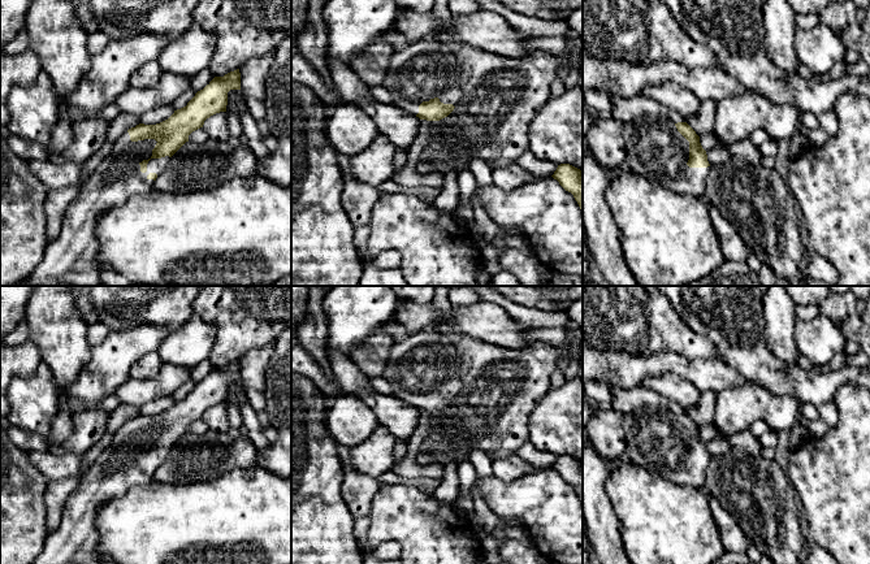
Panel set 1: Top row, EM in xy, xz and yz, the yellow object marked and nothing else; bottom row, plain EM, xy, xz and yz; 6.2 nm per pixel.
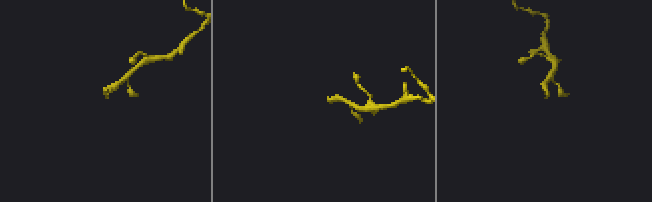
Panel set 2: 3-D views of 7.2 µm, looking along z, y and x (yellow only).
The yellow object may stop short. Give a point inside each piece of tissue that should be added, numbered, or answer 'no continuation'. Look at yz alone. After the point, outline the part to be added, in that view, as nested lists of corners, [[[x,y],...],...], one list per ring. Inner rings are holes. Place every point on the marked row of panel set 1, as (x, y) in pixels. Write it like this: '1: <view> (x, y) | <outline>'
1: yz (656, 150) | [[[641,116],[624,123],[627,159],[626,168],[648,179],[657,181],[665,188],[704,199],[707,168],[689,168],[689,142],[665,116]]]

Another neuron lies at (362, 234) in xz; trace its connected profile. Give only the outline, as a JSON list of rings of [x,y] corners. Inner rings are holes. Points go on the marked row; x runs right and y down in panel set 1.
[[[368,225],[355,227],[352,243],[359,253],[359,257],[364,265],[373,261],[368,253],[368,239],[371,237],[371,229]]]

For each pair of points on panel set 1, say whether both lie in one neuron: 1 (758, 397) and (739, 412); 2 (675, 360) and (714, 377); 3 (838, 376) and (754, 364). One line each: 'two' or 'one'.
1: one
2: one
3: one

